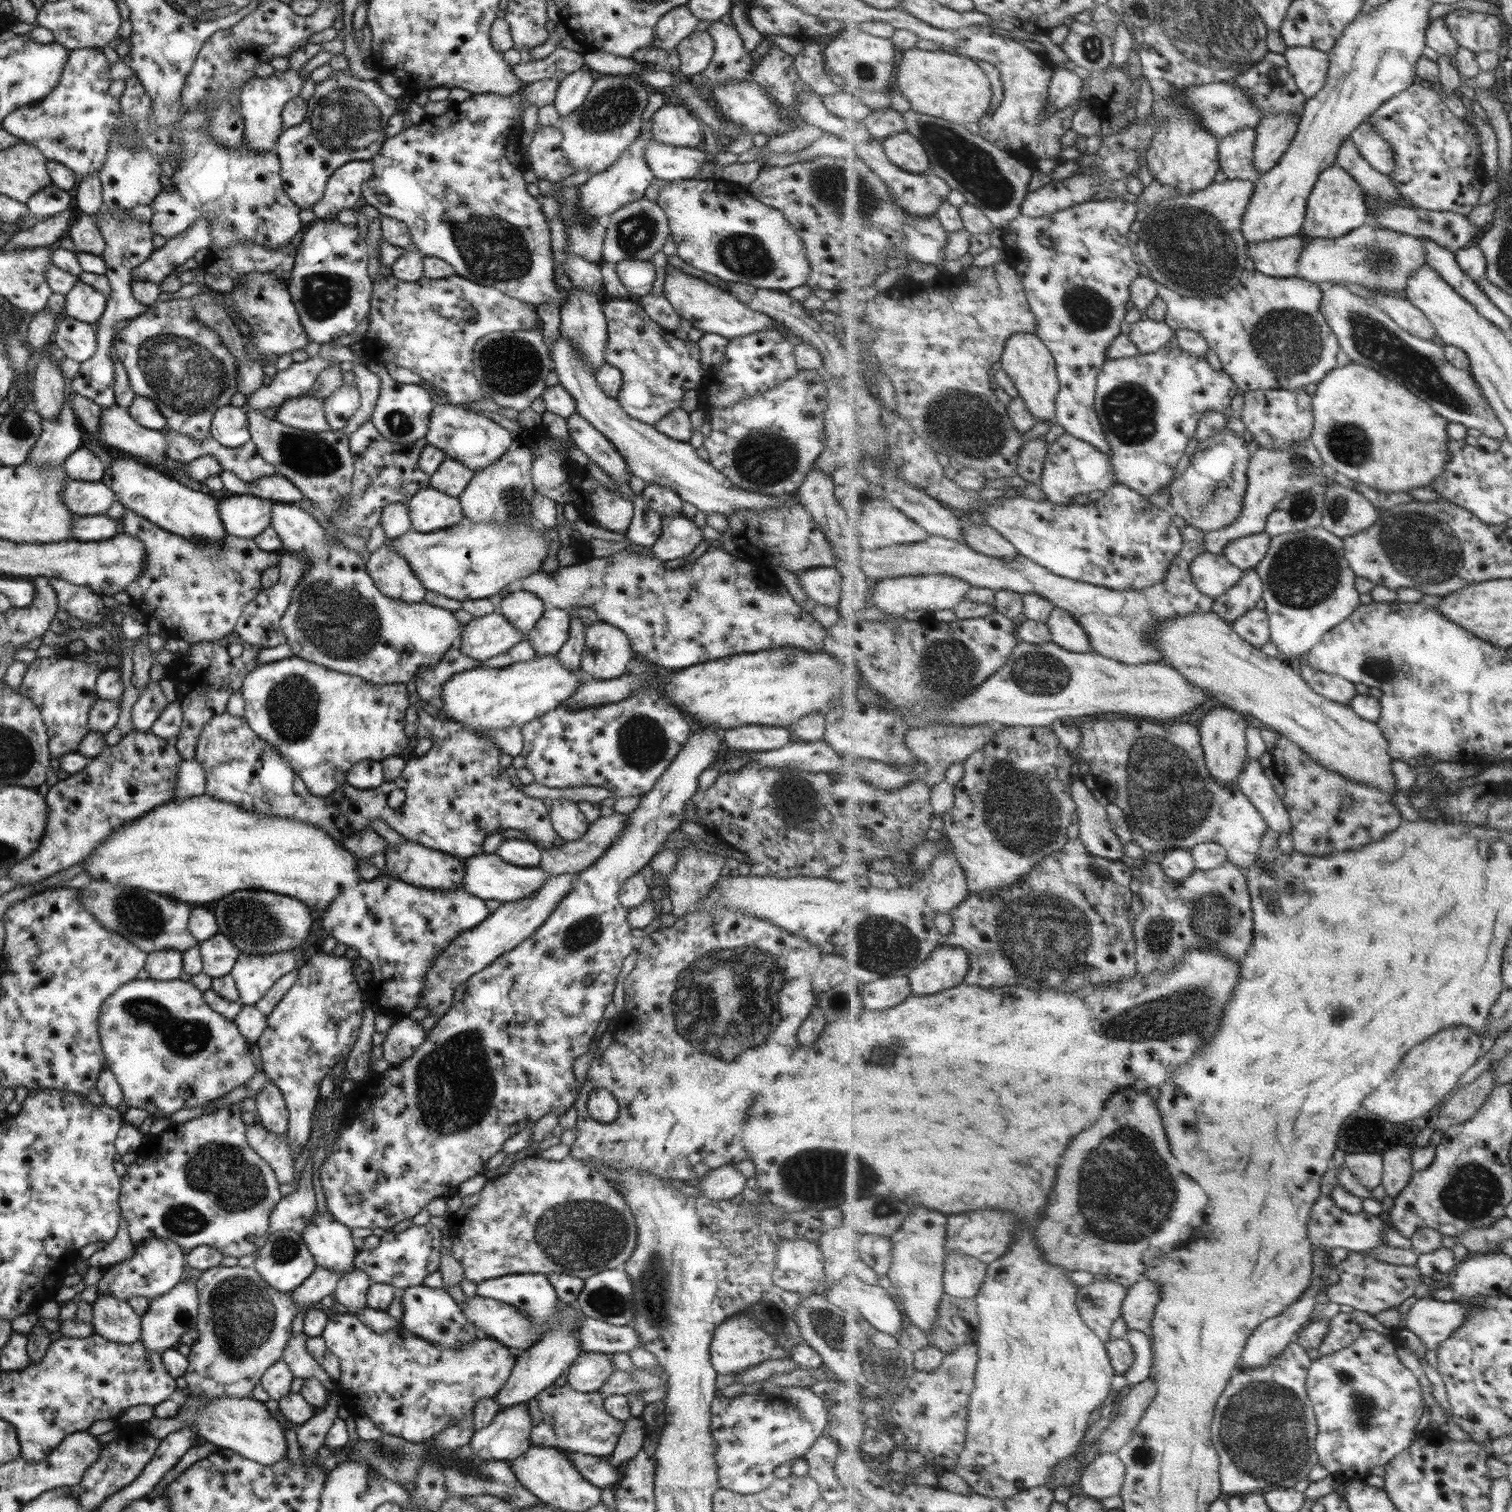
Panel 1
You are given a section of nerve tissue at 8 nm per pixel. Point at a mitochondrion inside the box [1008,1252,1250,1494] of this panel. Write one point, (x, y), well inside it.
(1094, 1302)

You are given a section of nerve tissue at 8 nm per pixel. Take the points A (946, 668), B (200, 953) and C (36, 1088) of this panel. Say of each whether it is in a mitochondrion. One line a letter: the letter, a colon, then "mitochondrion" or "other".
A: mitochondrion
B: other
C: other

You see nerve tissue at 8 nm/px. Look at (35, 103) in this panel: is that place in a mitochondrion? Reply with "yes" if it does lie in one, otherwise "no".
no

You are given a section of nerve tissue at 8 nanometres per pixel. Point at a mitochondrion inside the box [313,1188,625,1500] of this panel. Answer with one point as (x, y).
(389, 1455)

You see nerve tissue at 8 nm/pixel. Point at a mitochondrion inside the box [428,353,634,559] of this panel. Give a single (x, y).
(514, 504)

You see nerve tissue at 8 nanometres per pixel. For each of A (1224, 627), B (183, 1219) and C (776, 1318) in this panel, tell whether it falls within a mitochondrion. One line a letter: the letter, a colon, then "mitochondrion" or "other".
A: other
B: mitochondrion
C: mitochondrion

